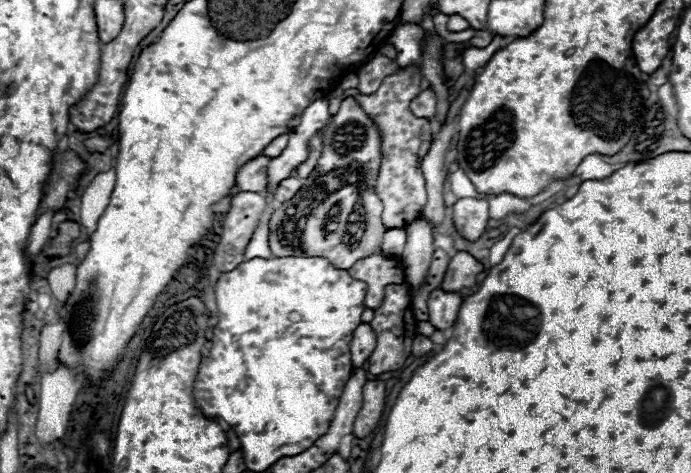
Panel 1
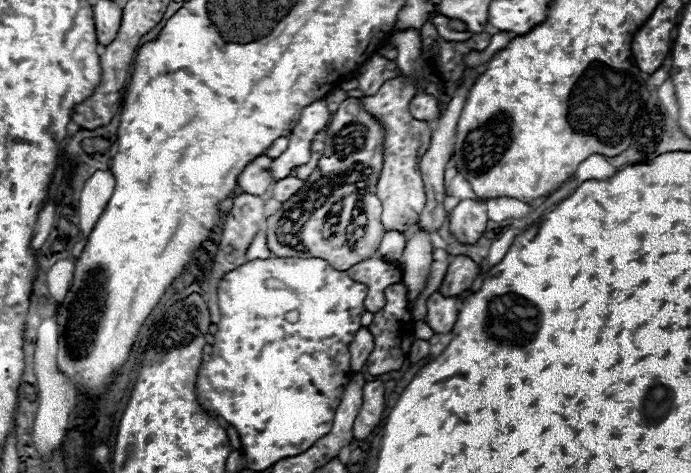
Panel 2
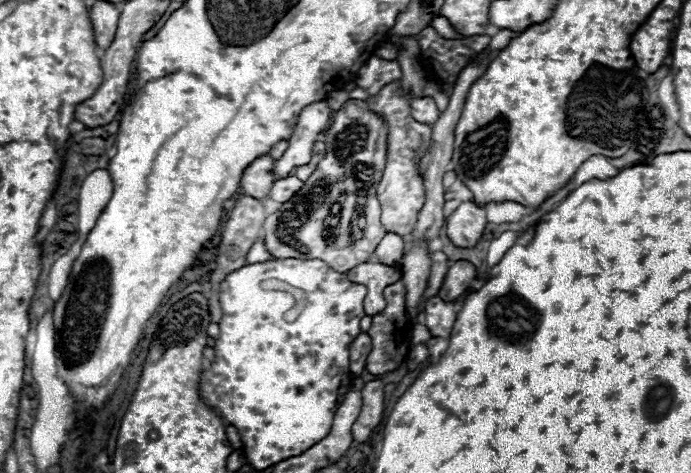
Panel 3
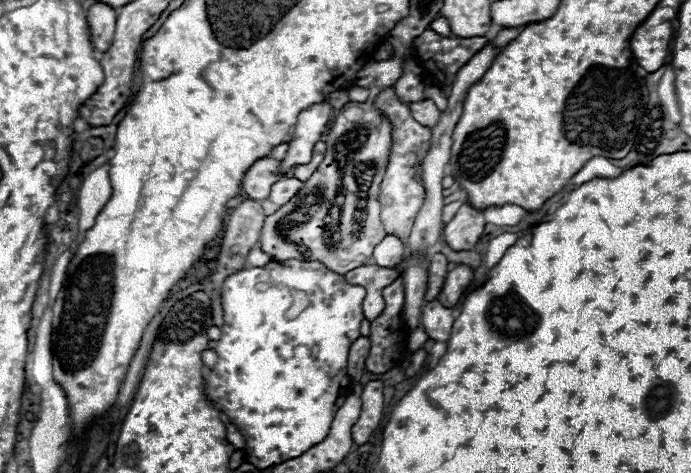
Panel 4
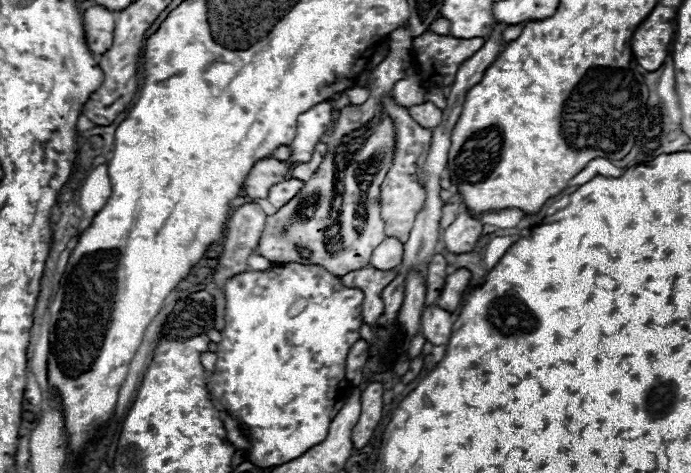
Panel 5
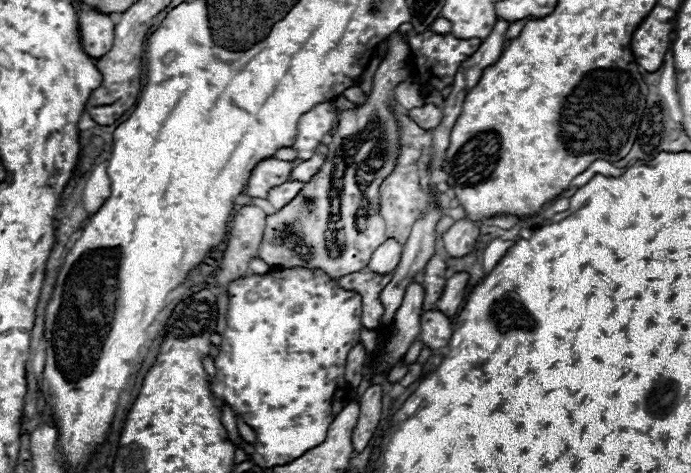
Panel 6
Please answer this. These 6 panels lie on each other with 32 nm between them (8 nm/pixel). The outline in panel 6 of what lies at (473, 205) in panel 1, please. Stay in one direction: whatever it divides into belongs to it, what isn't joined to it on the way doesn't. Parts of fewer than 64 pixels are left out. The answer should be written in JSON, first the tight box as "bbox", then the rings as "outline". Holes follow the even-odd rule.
{"bbox":[444,218,480,258],"outline":[[[466,218],[454,222],[454,226],[444,234],[444,250],[450,258],[464,258],[474,250],[480,226]]]}

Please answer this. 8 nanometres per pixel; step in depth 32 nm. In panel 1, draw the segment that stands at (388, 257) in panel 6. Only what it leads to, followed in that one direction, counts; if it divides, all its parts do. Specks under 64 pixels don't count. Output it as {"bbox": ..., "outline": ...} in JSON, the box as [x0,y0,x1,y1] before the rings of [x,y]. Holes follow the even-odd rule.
{"bbox":[380,230,406,258],"outline":[[[386,230],[384,240],[380,244],[380,254],[390,256],[390,258],[400,258],[400,252],[404,250],[406,244],[406,232],[404,230]]]}

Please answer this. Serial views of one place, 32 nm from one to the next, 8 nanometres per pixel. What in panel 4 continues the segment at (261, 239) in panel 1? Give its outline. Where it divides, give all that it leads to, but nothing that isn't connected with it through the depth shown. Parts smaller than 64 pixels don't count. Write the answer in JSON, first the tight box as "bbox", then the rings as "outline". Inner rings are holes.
{"bbox":[248,242,270,266],"outline":[[[260,242],[256,244],[256,248],[248,254],[248,264],[250,266],[266,266],[270,262],[268,256],[264,256],[264,252],[260,250]]]}

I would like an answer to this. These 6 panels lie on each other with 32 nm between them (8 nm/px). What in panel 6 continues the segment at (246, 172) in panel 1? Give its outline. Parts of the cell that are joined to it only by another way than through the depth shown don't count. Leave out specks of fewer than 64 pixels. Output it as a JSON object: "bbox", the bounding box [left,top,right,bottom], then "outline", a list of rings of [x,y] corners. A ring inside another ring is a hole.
{"bbox":[246,158,294,198],"outline":[[[278,158],[262,160],[252,170],[252,176],[248,178],[246,194],[252,198],[266,198],[270,188],[274,188],[276,184],[284,184],[284,180],[290,180],[292,168],[294,168],[294,162],[286,162]]]}

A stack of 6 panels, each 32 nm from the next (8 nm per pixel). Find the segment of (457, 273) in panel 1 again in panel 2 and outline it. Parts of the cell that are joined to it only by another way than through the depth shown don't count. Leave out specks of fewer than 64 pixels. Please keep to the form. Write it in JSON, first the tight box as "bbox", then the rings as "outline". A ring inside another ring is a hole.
{"bbox":[440,256,480,296],"outline":[[[458,256],[450,262],[446,278],[440,286],[440,294],[442,296],[460,296],[464,290],[468,290],[474,282],[474,278],[478,276],[480,268],[464,256]]]}

